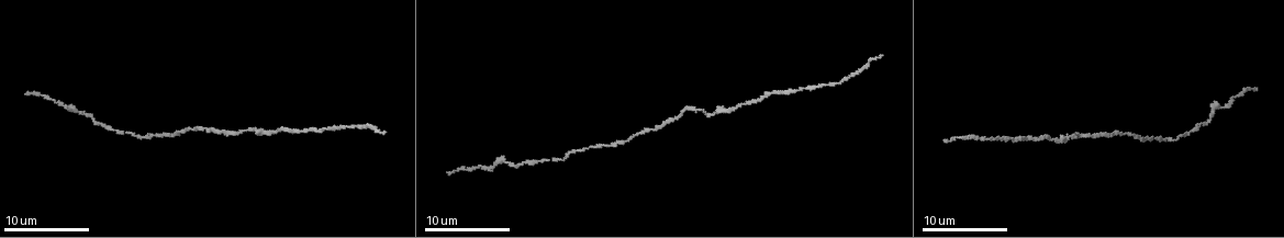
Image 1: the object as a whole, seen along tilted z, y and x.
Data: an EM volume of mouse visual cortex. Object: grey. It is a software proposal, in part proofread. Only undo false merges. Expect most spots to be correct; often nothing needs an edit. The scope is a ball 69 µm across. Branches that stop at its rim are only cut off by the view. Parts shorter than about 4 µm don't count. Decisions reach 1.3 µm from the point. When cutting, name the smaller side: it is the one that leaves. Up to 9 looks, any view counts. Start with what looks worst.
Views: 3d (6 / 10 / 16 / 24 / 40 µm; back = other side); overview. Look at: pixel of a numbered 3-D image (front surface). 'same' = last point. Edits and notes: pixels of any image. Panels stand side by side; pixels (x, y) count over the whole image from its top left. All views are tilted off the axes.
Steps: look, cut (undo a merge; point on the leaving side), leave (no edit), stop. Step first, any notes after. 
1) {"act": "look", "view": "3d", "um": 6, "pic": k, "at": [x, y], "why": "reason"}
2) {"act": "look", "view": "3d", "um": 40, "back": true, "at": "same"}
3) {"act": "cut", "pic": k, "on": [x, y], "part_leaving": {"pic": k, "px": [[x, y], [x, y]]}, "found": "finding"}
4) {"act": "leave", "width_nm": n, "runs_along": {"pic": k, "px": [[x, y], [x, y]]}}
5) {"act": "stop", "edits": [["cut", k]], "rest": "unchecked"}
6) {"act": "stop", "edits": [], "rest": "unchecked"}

{"act": "look", "view": "3d", "um": 6, "pic": 1, "at": [711, 114], "why": "calibre changes"}

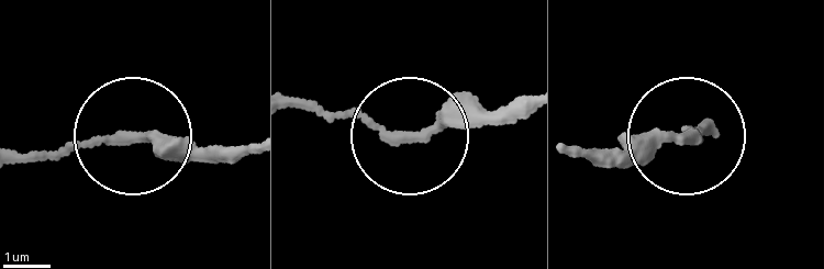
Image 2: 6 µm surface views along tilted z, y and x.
{"act": "look", "view": "3d", "um": 6, "back": true, "pic": 2, "at": [123, 138]}

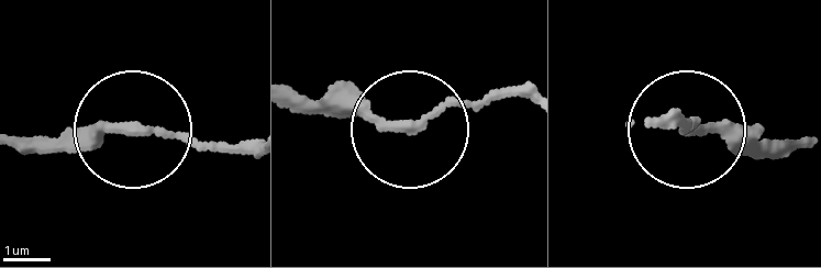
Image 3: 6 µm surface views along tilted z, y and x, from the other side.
{"act": "leave", "width_nm": 190, "found": "continuous, no second cell"}

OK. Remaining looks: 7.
{"act": "look", "view": "3d", "um": 16, "pic": 1, "at": [1000, 138], "why": "thick turns thin"}

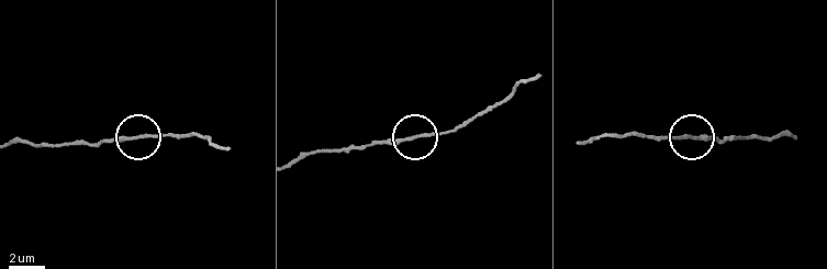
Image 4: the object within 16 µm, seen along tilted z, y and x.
{"act": "leave", "runs_along": {"pic": 4, "px": [[19, 143], [91, 145], [172, 134]]}, "found": "continuous, no second cell"}

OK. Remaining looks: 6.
{"act": "look", "view": "3d", "um": 10, "pic": 1, "at": [511, 165], "why": "sudden change in width"}

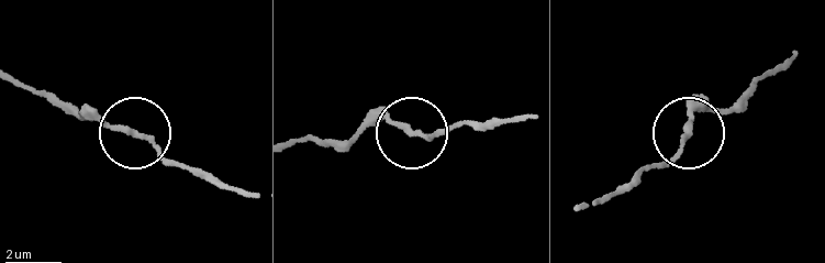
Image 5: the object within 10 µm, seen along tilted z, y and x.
{"act": "leave", "found": "all the same cell"}

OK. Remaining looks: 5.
{"act": "look", "view": "3d", "um": 10, "pic": 1, "at": [1107, 133]}

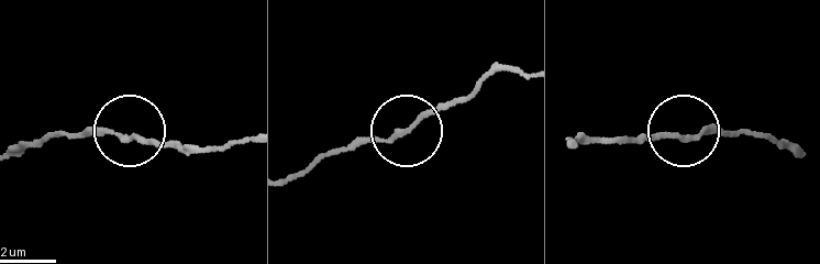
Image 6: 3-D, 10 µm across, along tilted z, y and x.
{"act": "leave", "runs_along": {"pic": 6, "px": [[409, 131], [461, 99]]}, "found": "one cell here"}

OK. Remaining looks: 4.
{"act": "stop", "edits": [], "rest": "unchecked"}

